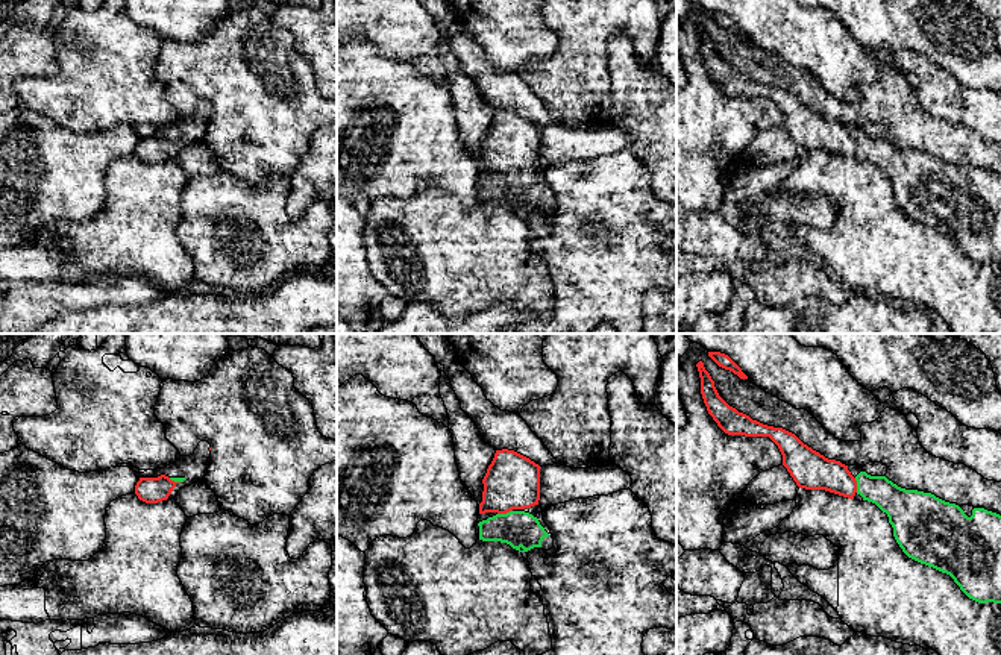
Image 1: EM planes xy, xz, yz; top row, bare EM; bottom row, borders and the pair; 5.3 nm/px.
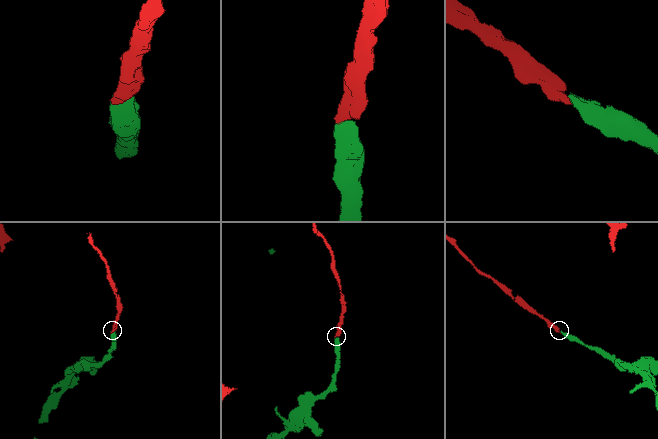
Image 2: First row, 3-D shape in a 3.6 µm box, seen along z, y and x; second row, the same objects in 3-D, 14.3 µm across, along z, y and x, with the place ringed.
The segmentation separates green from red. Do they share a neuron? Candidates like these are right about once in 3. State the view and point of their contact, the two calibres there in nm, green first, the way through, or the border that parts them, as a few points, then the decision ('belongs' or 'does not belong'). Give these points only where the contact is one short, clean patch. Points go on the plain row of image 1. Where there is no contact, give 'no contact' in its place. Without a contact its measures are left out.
xz (504, 175) | 190/280 nm | across xz (519, 190), (504, 175), (504, 150), (511, 141) | belongs

